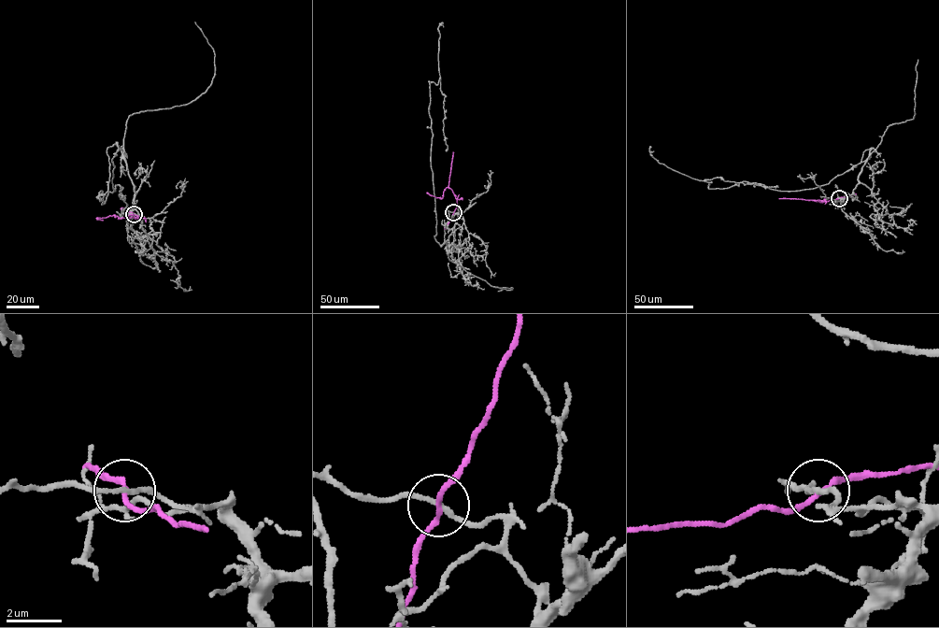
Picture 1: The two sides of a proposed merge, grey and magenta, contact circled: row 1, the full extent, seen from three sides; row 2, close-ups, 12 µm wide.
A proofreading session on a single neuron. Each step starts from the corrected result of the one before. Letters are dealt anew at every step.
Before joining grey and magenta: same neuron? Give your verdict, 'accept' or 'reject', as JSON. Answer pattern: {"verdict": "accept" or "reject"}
{"verdict": "reject"}

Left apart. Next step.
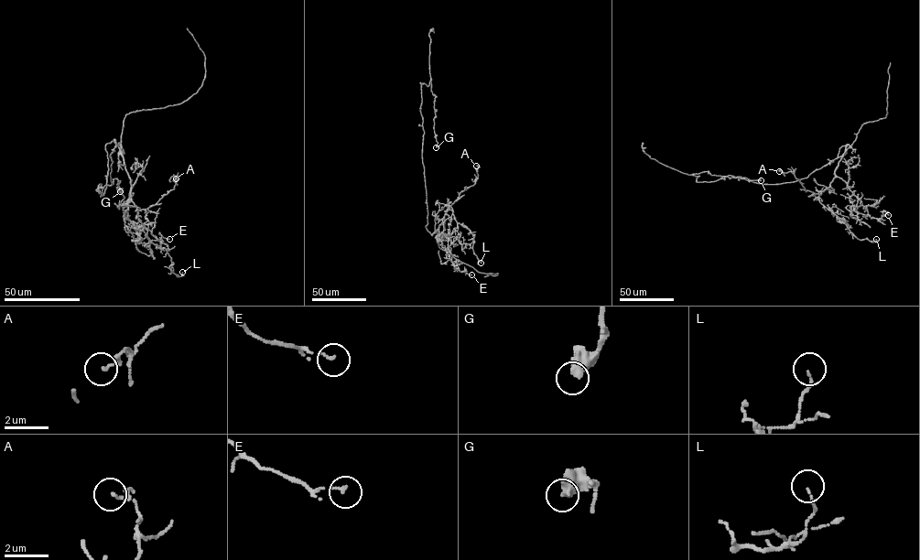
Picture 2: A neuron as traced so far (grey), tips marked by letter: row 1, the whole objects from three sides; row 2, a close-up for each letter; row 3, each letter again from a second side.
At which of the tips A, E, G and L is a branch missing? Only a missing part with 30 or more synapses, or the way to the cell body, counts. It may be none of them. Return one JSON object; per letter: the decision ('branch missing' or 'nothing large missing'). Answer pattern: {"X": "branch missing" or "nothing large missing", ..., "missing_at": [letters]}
{"A": "nothing large missing", "E": "nothing large missing", "G": "nothing large missing", "L": "nothing large missing", "missing_at": []}

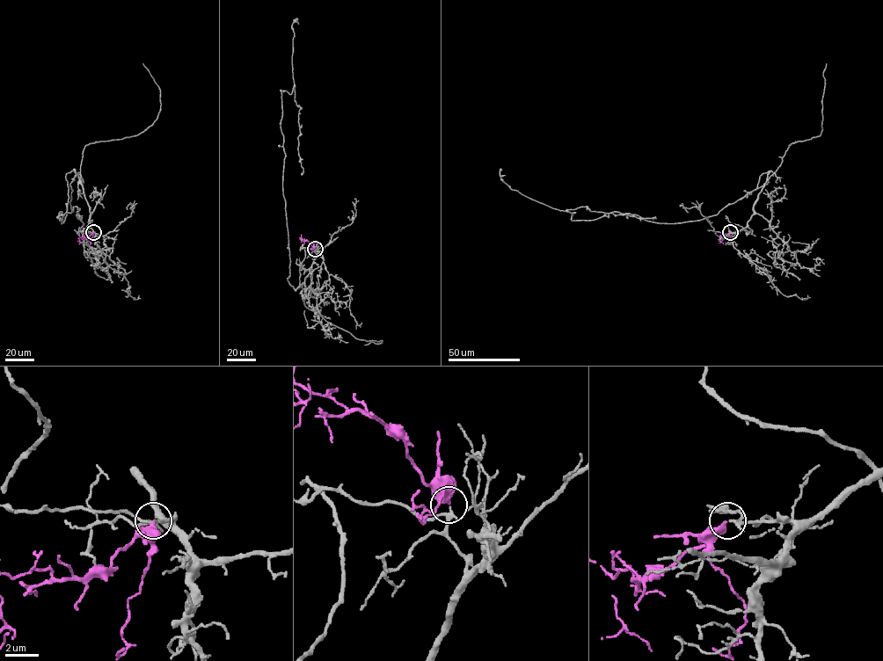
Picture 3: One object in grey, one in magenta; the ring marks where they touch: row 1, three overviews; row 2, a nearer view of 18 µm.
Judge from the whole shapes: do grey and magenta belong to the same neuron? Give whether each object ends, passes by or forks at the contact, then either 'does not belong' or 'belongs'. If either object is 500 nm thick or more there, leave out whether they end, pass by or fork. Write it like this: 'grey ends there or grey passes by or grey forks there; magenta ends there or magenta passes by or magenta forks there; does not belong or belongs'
grey passes by; magenta ends there; belongs

